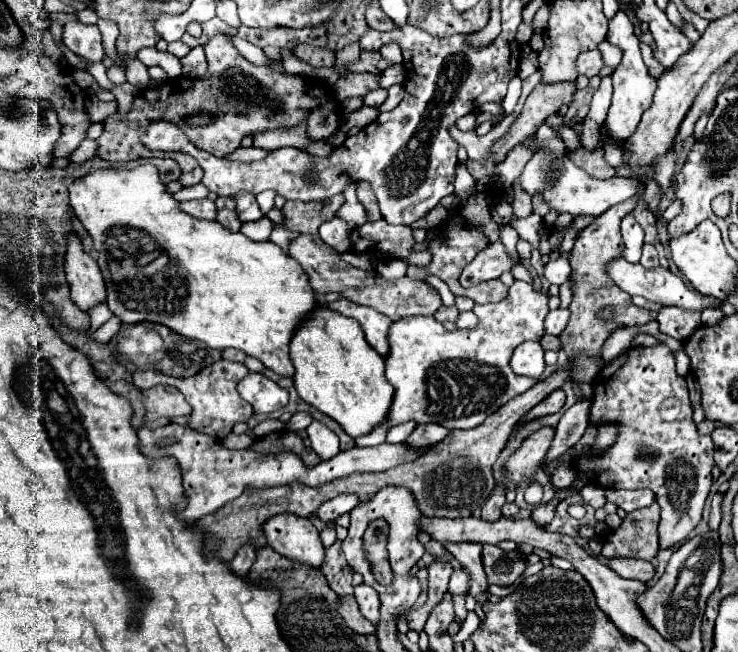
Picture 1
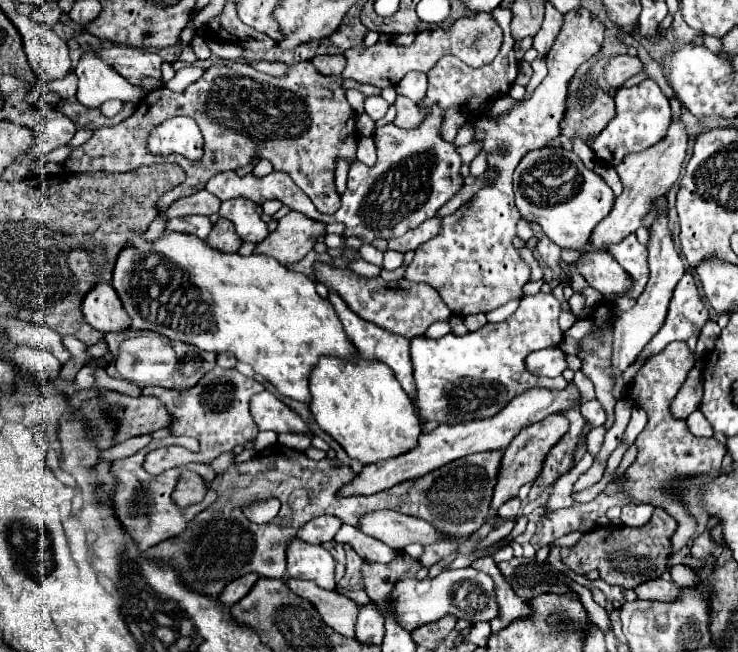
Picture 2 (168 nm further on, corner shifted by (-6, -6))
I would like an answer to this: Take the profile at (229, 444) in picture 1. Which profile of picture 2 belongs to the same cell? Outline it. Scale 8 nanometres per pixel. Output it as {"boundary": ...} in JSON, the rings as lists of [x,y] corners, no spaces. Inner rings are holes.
{"boundary":[[[227,451],[227,453],[221,453],[217,459],[213,459],[211,465],[213,465],[213,469],[215,469],[217,473],[223,473],[233,461],[235,461],[235,453],[233,453],[233,451]]]}

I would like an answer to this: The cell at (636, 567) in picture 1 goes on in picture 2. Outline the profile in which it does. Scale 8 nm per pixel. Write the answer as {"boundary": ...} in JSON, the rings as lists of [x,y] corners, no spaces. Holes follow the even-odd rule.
{"boundary":[[[651,579],[645,583],[639,583],[635,587],[635,593],[639,599],[649,599],[649,601],[671,601],[677,597],[679,587],[675,583],[663,581],[663,579]]]}

